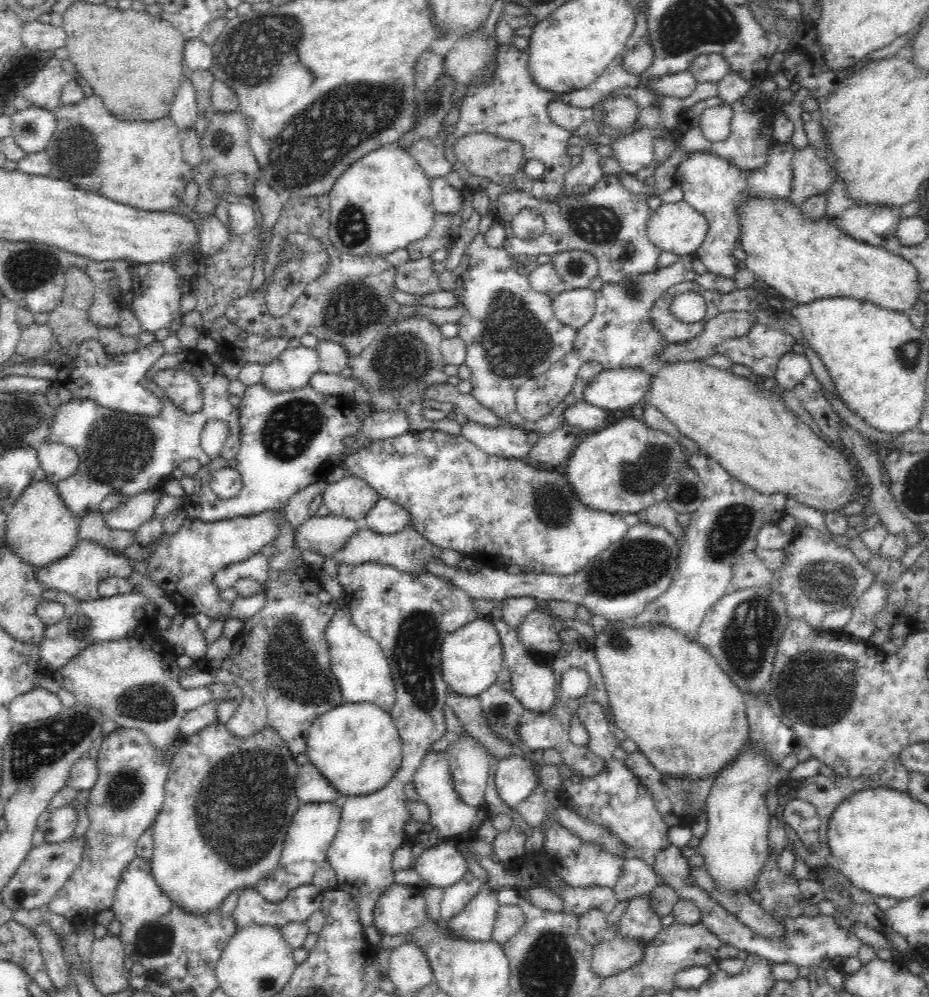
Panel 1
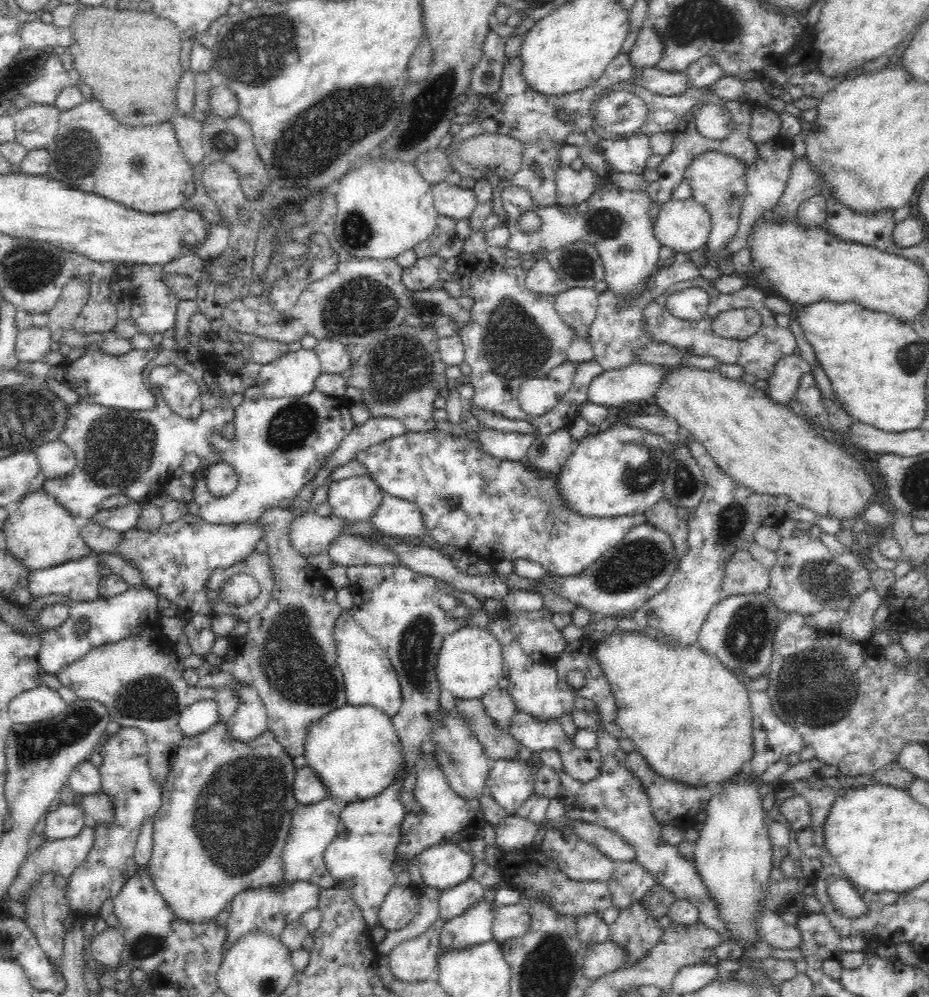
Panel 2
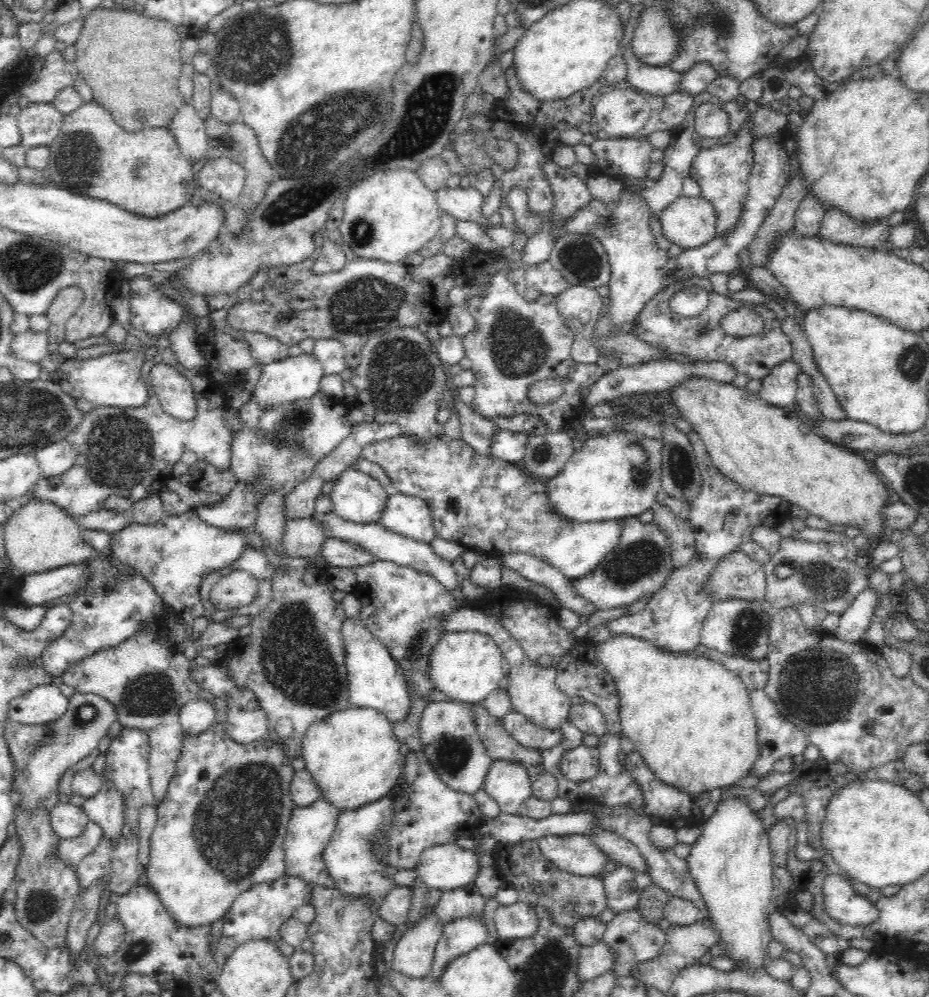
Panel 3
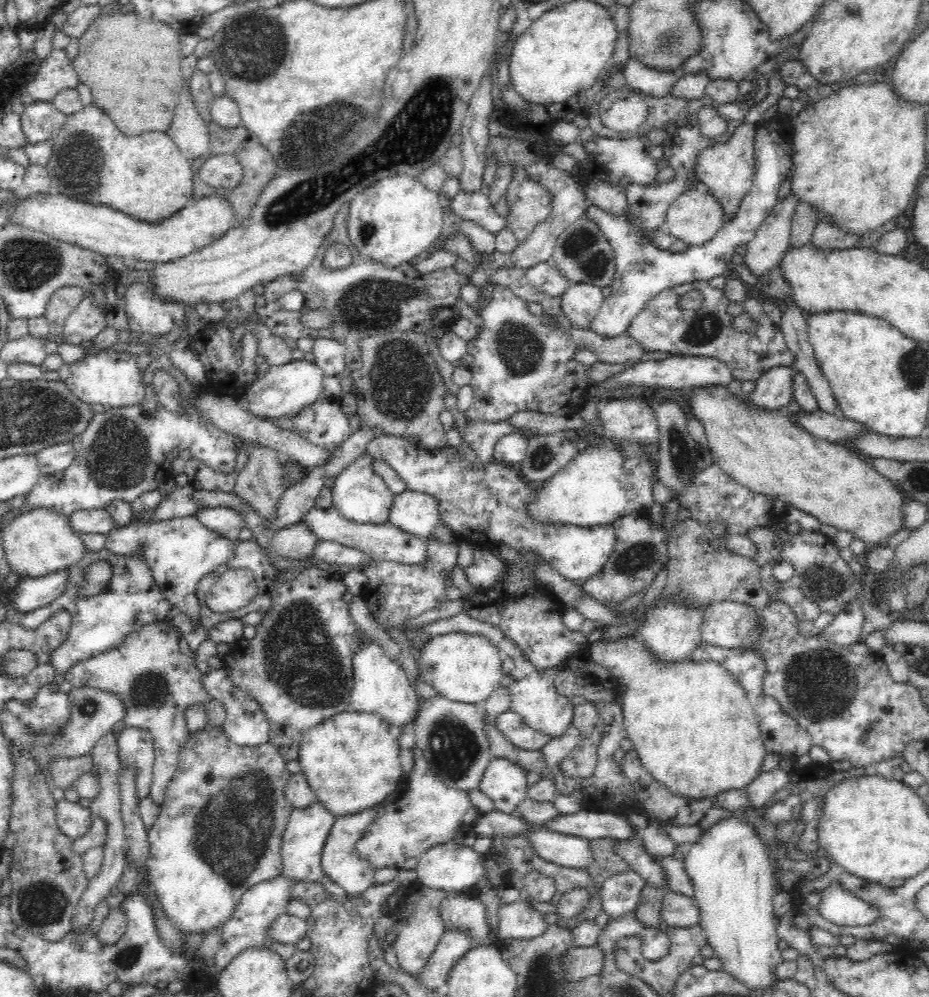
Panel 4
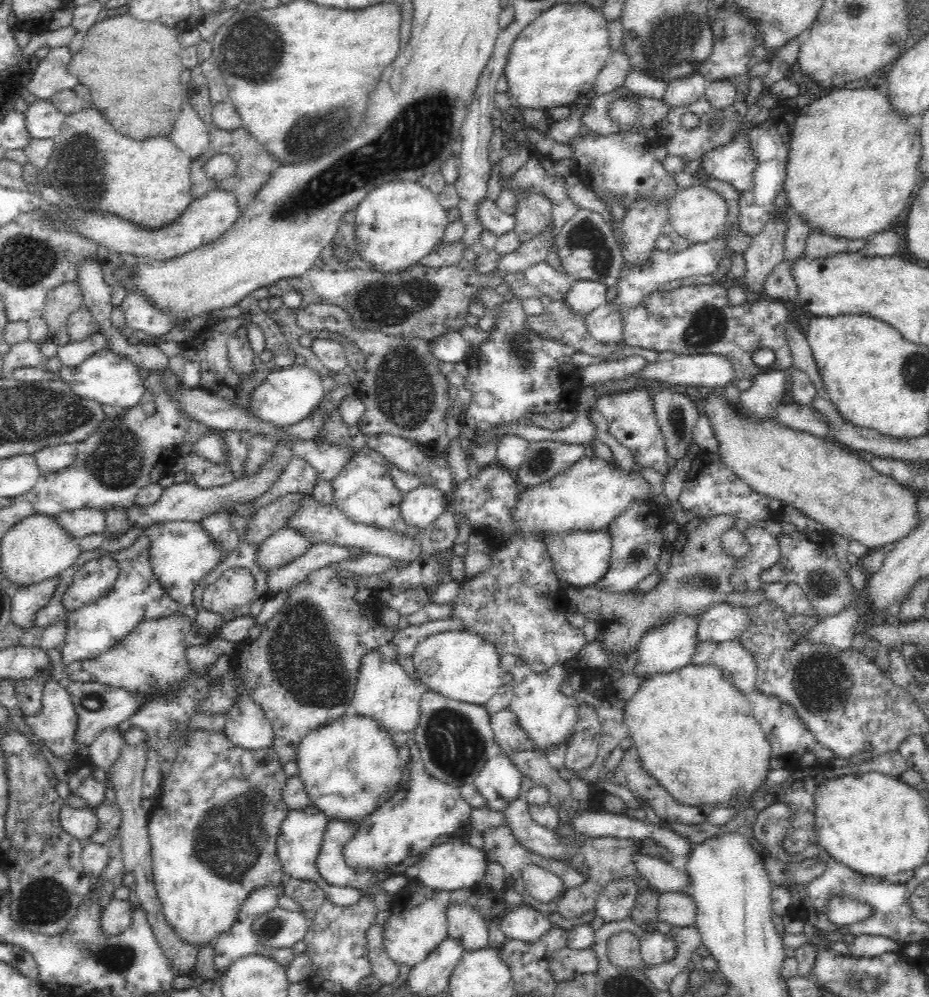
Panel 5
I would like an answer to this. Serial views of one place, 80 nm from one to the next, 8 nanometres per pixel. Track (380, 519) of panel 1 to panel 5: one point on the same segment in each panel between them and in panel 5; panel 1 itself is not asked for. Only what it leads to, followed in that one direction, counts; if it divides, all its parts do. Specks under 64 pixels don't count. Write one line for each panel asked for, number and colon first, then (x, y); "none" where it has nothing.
2: (394, 517)
3: (409, 516)
4: (416, 513)
5: (421, 506)

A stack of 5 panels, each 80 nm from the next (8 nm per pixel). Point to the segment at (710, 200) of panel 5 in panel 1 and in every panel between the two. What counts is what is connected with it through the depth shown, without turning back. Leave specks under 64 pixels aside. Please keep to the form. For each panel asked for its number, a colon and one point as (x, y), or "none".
1: (676, 227)
2: (683, 226)
3: (689, 222)
4: (694, 217)

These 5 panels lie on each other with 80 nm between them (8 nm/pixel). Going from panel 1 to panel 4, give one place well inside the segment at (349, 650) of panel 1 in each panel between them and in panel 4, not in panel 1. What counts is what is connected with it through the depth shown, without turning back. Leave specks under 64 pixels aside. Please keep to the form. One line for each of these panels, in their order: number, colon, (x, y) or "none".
2: (368, 677)
3: (375, 681)
4: (380, 686)

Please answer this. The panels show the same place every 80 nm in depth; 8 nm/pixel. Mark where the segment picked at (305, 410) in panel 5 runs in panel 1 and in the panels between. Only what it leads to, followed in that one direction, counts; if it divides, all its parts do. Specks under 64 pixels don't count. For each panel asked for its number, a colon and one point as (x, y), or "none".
1: (292, 368)
2: (294, 373)
3: (297, 377)
4: (285, 389)

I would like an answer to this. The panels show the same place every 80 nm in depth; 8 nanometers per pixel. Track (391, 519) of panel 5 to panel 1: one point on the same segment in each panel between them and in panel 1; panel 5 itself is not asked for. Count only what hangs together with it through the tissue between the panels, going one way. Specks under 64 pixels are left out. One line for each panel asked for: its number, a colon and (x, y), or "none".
1: (350, 497)
2: (354, 499)
3: (356, 497)
4: (360, 495)

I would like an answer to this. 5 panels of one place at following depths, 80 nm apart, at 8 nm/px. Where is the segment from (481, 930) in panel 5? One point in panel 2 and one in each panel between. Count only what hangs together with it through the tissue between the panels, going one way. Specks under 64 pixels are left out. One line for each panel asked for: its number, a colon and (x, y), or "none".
2: (453, 901)
3: (467, 901)
4: (464, 910)

